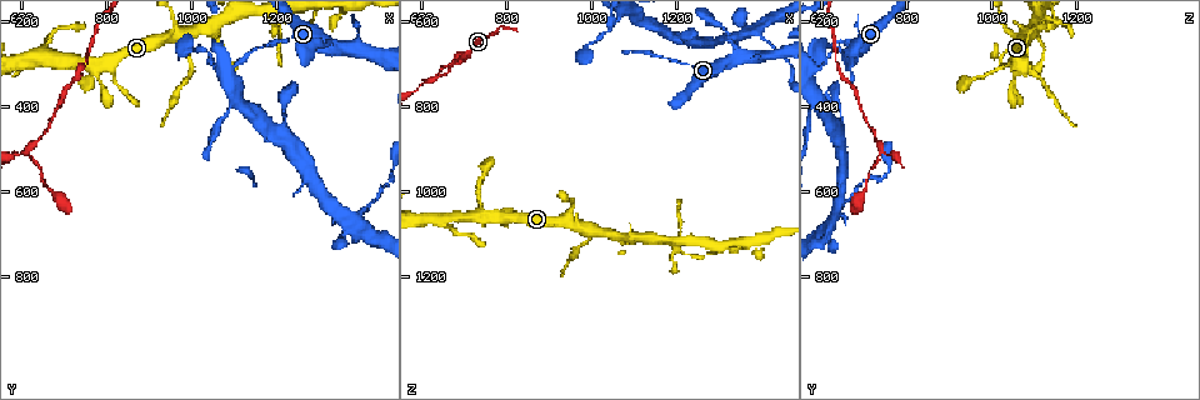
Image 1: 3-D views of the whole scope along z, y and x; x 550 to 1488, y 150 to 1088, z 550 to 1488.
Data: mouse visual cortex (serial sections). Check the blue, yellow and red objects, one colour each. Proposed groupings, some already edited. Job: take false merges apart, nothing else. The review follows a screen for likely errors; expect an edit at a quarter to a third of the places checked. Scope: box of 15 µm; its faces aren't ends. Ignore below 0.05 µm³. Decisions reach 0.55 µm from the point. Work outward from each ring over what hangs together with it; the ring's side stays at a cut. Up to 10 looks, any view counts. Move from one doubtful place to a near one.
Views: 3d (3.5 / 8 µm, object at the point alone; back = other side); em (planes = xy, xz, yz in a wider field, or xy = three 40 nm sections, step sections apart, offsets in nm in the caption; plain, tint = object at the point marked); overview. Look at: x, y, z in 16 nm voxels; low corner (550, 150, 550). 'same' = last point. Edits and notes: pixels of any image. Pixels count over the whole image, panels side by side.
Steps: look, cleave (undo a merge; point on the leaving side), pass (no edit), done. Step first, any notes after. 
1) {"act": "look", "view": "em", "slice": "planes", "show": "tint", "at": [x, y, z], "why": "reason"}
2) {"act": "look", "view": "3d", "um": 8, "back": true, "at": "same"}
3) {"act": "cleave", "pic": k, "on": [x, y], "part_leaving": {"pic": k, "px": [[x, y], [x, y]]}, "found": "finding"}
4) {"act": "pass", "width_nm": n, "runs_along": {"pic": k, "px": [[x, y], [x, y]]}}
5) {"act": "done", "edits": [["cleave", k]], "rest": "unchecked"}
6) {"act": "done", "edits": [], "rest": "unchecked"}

{"act": "look", "view": "3d", "um": 3.5, "at": [615, 500, 740]}

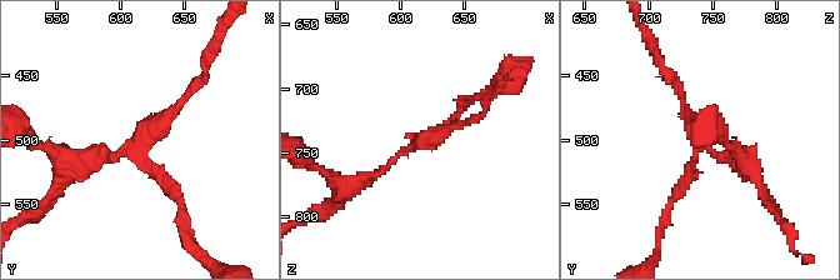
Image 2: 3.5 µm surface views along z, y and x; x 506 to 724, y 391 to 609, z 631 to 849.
{"act": "look", "view": "em", "slice": "xy", "step": 2, "show": "tint", "at": [620, 498, 738]}

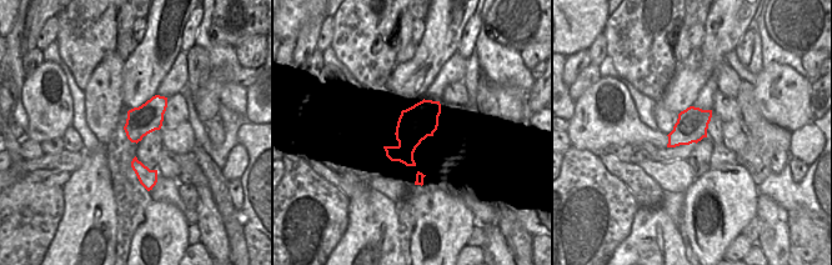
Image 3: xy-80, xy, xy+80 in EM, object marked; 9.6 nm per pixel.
{"act": "look", "view": "em", "slice": "xy", "step": 3, "show": "tint", "at": "same", "why": "another direction"}

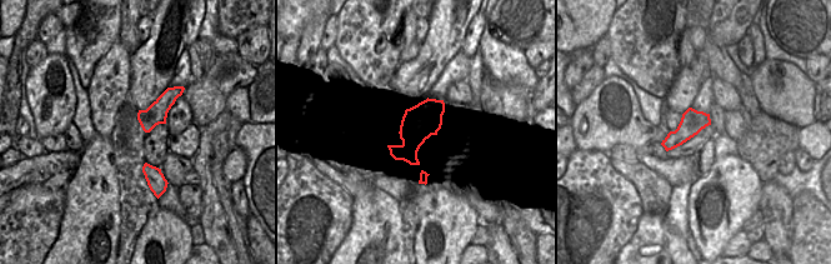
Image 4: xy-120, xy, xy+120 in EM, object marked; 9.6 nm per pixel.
{"act": "cleave", "pic": 2, "on": [166, 185], "arm_widths_nm": [100, 150, 150], "found": "a second cell is stuck on"}

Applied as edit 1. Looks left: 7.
{"act": "look", "view": "3d", "um": 8, "at": [735, 300, 1040], "why": "three arms meet"}

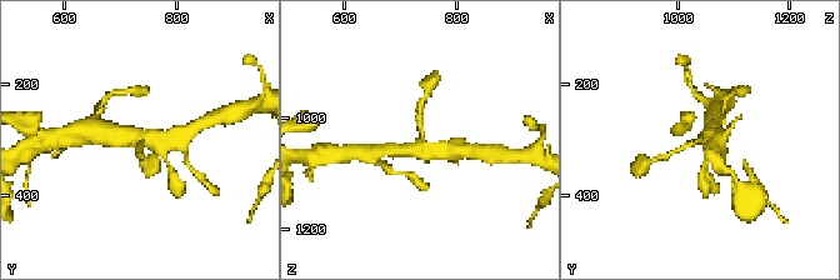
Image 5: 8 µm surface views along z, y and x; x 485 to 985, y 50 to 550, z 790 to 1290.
{"act": "look", "view": "3d", "um": 3.5, "at": [730, 300, 1045], "why": "closer look"}

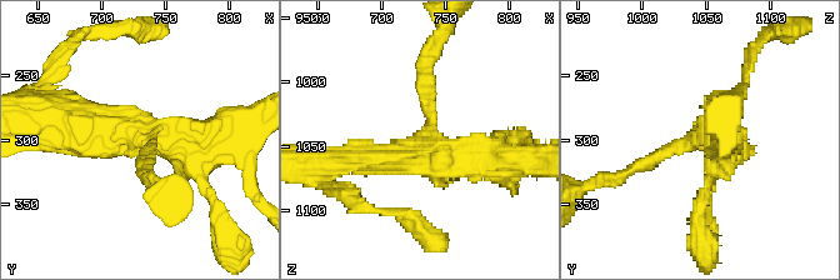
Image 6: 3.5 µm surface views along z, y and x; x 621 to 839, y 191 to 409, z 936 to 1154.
{"act": "look", "view": "em", "slice": "xy", "step": 1, "show": "tint", "at": [734, 296, 1046]}

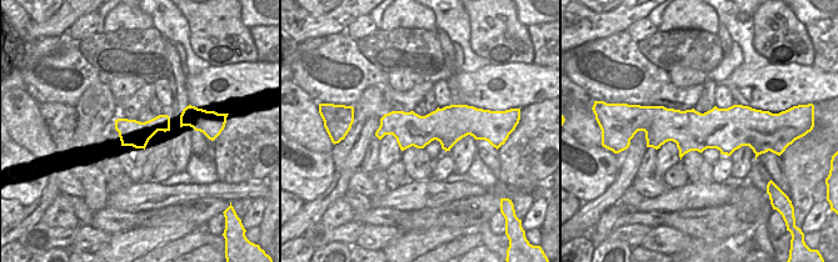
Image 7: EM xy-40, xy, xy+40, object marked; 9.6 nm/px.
{"act": "pass", "arm_widths_nm": [200, 400, 450], "found": "continuous, no second cell"}

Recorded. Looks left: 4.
{"act": "look", "view": "3d", "um": 3.5, "at": [980, 230, 1090], "why": "three-way junction"}

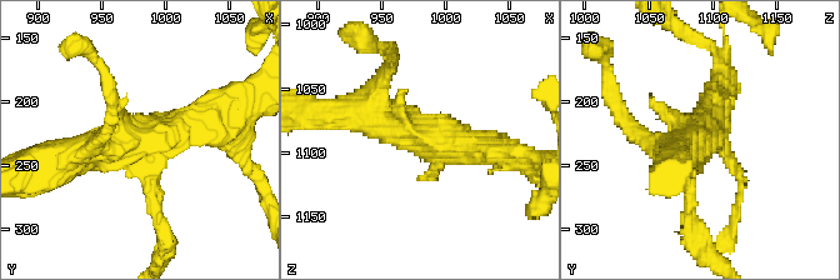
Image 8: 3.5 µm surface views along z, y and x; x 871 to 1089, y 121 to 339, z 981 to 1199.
{"act": "look", "view": "em", "slice": "xy", "step": 2, "show": "tint", "at": [978, 234, 1088], "why": "need the tissue"}

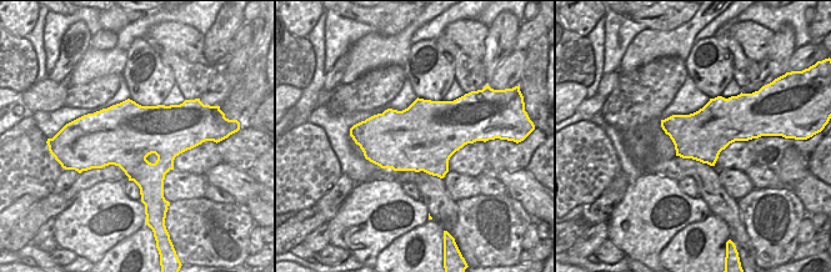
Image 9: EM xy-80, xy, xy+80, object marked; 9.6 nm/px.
{"act": "pass", "runs_along": {"pic": 8, "px": [[60, 158], [213, 120]]}, "found": "one cell here"}

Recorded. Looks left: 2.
{"act": "done", "edits": [["cleave", 2]], "rest": "unchecked"}

